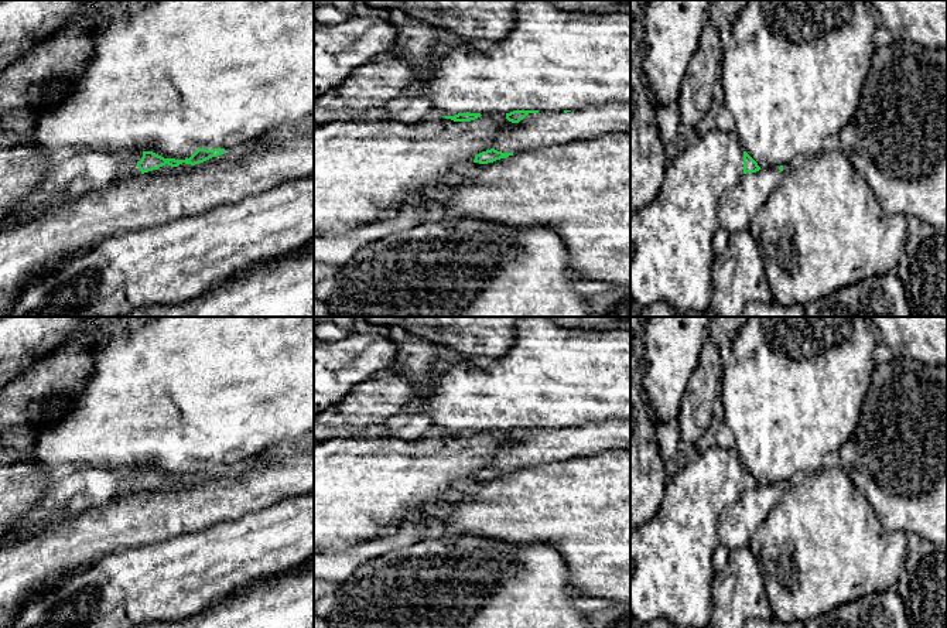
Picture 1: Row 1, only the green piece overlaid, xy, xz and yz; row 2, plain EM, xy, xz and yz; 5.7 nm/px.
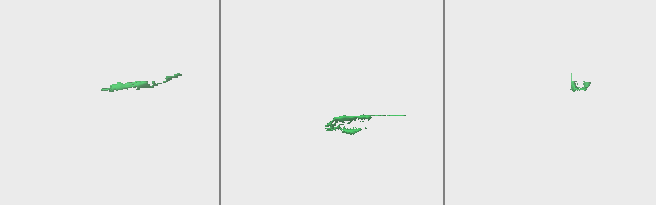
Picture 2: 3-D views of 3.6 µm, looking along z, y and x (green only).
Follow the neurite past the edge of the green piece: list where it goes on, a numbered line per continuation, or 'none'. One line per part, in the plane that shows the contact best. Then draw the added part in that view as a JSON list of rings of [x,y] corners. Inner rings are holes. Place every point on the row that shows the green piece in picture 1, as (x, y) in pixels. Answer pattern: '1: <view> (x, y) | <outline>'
1: xy (284, 153) | [[[314,115],[298,122],[278,124],[257,140],[225,150],[223,154],[195,164],[189,170],[147,173],[123,181],[113,181],[105,188],[85,187],[76,199],[52,209],[41,219],[18,223],[11,229],[0,228],[0,317],[6,317],[10,313],[25,291],[27,281],[37,276],[40,267],[54,259],[72,257],[105,239],[127,232],[154,228],[180,218],[208,212],[215,207],[235,204],[250,195],[278,187],[286,181],[305,178],[310,174],[314,174]]]

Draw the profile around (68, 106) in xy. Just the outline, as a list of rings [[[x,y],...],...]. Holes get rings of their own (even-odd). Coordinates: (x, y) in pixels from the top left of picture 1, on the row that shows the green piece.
[[[155,0],[93,33],[95,52],[68,92],[40,112],[34,136],[48,154],[154,150],[189,158],[198,149],[233,149],[273,127],[314,115],[314,0]]]

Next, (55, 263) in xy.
[[[54,259],[45,264],[42,264],[35,277],[27,281],[27,287],[30,287],[35,280],[44,277],[45,274],[51,273],[52,270],[58,269],[66,259]]]

